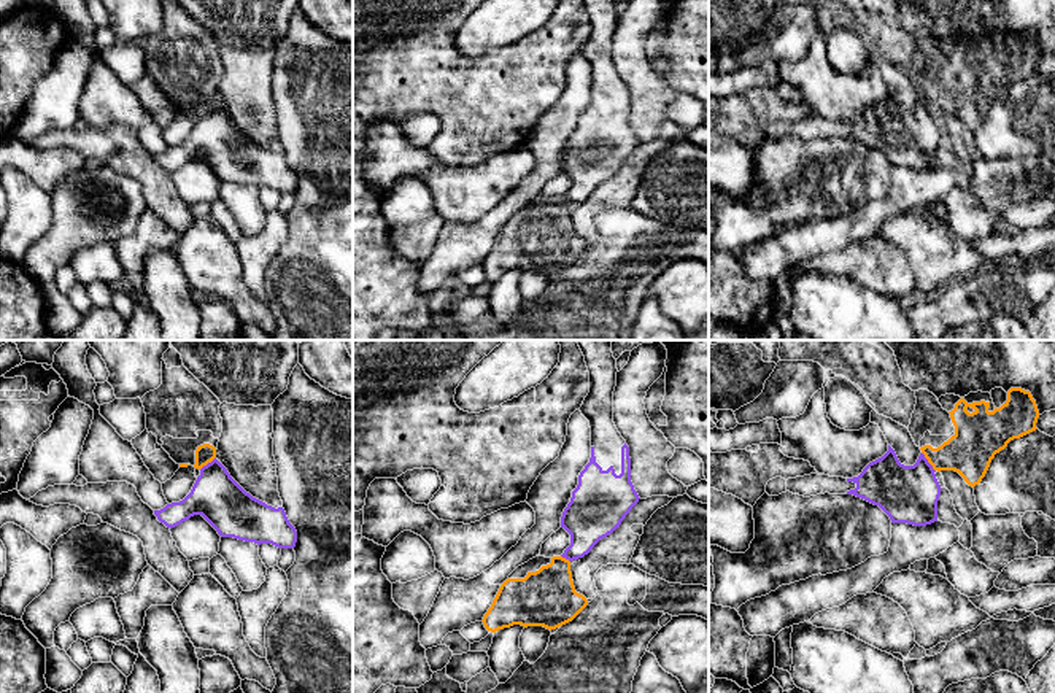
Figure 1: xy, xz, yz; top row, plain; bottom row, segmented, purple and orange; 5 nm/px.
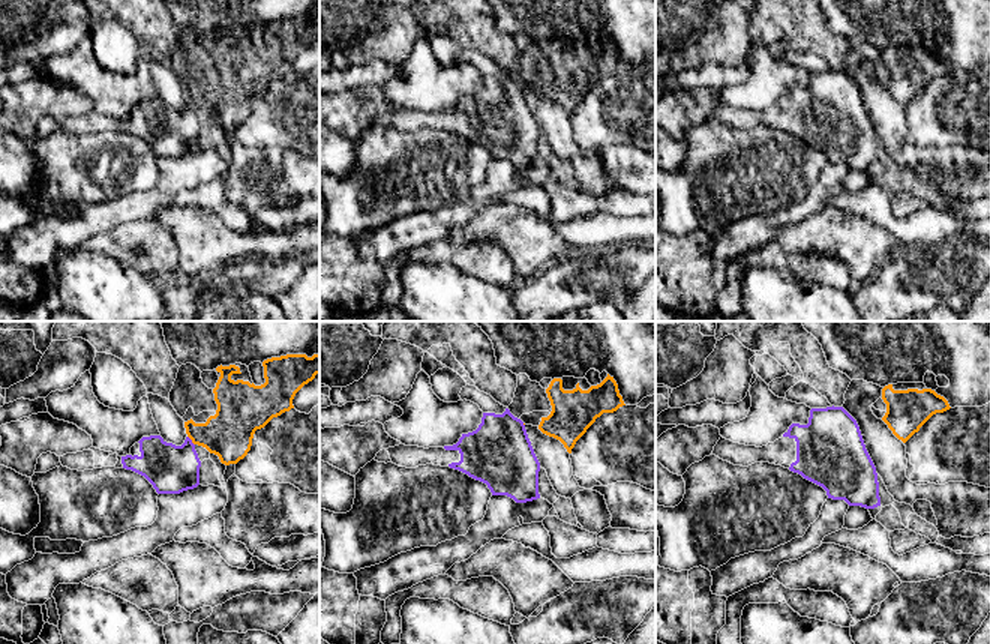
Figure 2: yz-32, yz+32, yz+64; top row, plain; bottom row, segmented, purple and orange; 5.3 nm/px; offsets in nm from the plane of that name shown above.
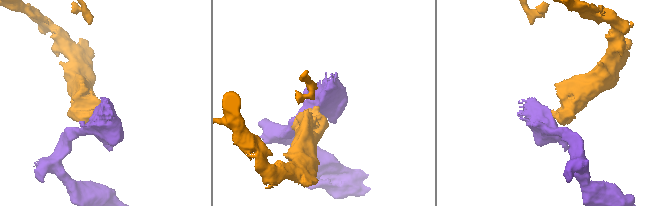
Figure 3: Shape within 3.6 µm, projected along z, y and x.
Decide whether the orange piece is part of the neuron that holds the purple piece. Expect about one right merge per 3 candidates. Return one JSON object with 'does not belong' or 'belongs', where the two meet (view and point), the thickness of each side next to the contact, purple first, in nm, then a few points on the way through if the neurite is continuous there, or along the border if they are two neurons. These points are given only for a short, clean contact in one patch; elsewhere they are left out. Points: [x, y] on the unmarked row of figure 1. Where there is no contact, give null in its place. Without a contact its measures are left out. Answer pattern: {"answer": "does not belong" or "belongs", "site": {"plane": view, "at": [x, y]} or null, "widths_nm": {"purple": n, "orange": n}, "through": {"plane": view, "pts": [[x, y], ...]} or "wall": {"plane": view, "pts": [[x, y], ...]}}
{"answer": "does not belong", "site": {"plane": "yz", "at": [927, 105]}, "widths_nm": {"purple": 280, "orange": 240}, "wall": {"plane": "yz", "pts": [[922, 96], [935, 115]]}}

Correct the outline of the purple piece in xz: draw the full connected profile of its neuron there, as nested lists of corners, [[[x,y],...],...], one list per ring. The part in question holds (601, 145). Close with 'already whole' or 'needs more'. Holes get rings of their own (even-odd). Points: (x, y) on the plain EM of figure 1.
[[[585,0],[585,6],[589,37],[580,56],[591,72],[591,102],[561,161],[561,172],[570,178],[570,189],[561,200],[569,205],[583,202],[620,172],[640,143],[631,126],[629,91],[613,67],[616,3]]]; needs more

